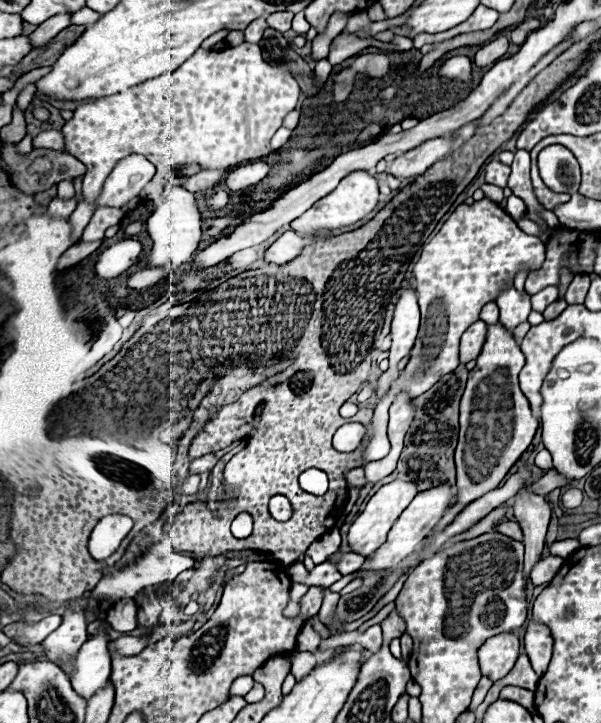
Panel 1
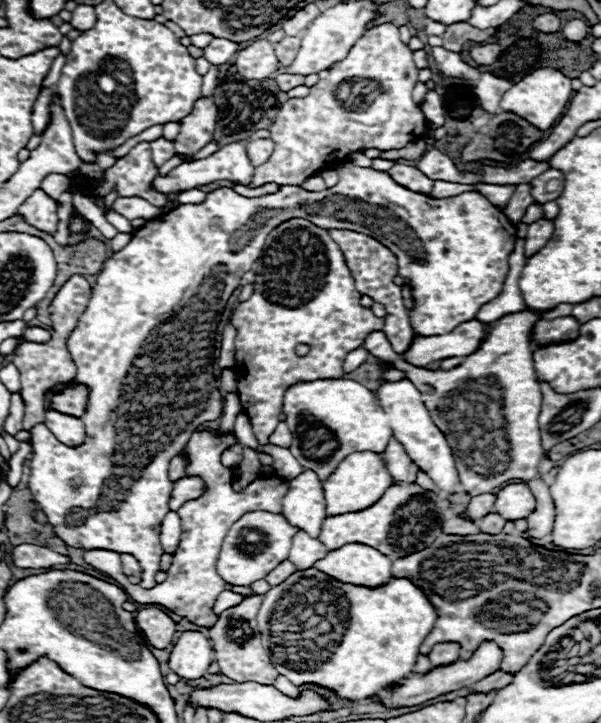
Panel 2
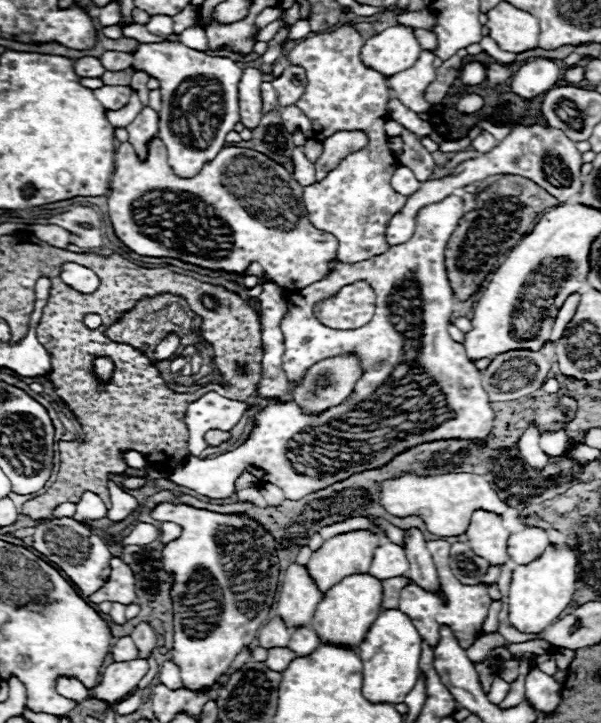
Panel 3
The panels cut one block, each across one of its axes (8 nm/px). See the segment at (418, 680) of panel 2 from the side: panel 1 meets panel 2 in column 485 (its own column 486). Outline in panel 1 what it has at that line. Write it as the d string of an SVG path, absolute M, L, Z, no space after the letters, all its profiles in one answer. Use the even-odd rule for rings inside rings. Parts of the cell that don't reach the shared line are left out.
M514 634L492 636L478 650L478 656L480 656L482 676L496 682L514 668L516 660L520 656L520 640Z

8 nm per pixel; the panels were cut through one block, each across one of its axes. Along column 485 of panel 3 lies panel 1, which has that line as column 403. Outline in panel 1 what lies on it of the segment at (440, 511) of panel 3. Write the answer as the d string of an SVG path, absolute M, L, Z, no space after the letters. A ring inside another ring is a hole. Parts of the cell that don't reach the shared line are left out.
M394 480L386 486L382 486L366 504L364 512L358 514L358 518L354 520L354 524L348 530L348 546L352 548L352 552L362 554L362 556L370 556L372 552L376 552L388 538L390 528L394 526L394 522L398 520L398 516L402 514L402 510L406 508L406 504L410 504L410 500L418 494L418 488L414 482L408 480Z

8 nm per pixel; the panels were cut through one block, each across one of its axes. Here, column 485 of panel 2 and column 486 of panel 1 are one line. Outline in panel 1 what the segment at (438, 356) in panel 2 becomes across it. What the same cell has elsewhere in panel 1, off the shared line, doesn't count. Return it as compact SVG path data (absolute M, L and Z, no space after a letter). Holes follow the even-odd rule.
M478 320L462 334L462 340L460 340L460 362L462 364L476 360L480 356L484 340L486 340L486 332L488 332L488 324Z

